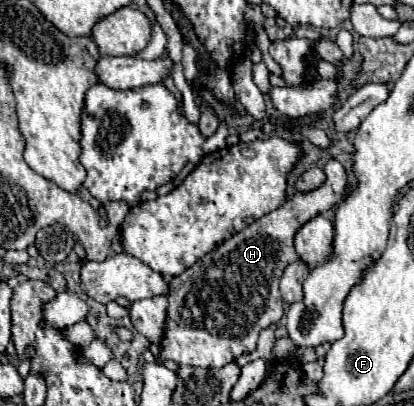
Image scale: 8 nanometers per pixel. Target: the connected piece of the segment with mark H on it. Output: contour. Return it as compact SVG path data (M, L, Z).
M330 160L324 170L328 178L320 188L288 198L280 208L264 214L170 280L170 308L158 362L174 360L176 364L222 368L242 356L244 350L252 352L260 330L282 318L284 302L278 282L284 268L298 260L294 234L308 220L336 206L348 190L348 174L338 160Z

